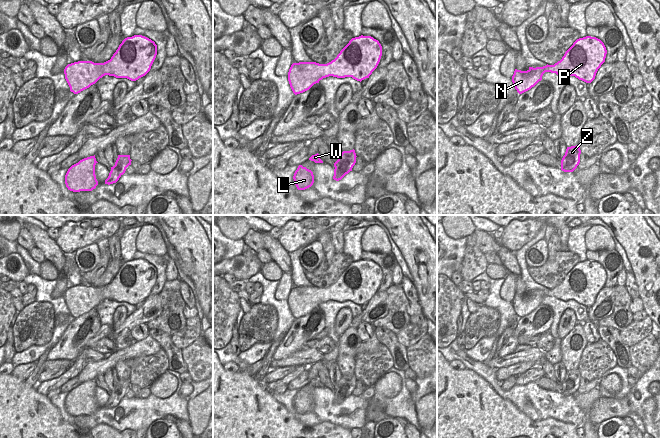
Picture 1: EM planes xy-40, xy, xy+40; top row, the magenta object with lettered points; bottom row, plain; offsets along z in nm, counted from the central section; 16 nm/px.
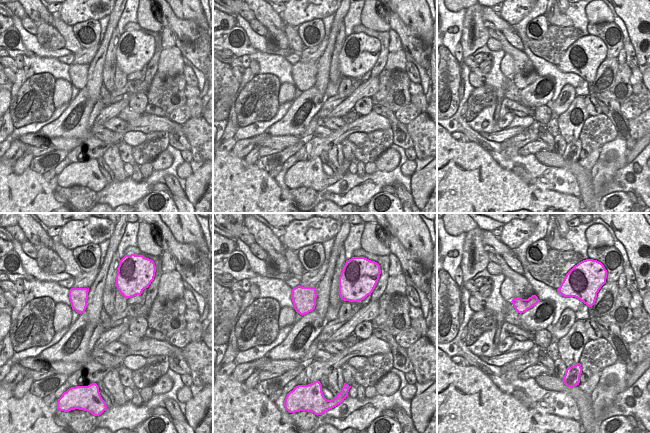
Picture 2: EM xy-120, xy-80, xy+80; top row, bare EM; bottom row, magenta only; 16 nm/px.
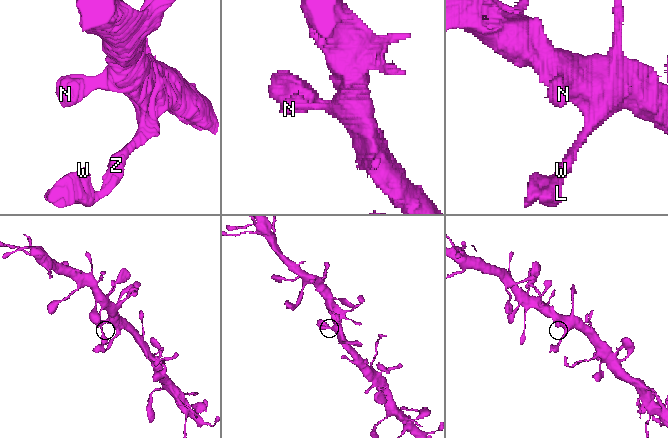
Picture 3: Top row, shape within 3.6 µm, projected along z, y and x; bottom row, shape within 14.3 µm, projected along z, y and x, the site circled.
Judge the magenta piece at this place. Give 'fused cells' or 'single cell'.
single cell

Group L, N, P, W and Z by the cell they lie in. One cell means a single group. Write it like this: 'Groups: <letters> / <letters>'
Groups: L N P W Z

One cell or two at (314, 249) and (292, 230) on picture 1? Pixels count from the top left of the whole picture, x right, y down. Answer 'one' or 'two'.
two

